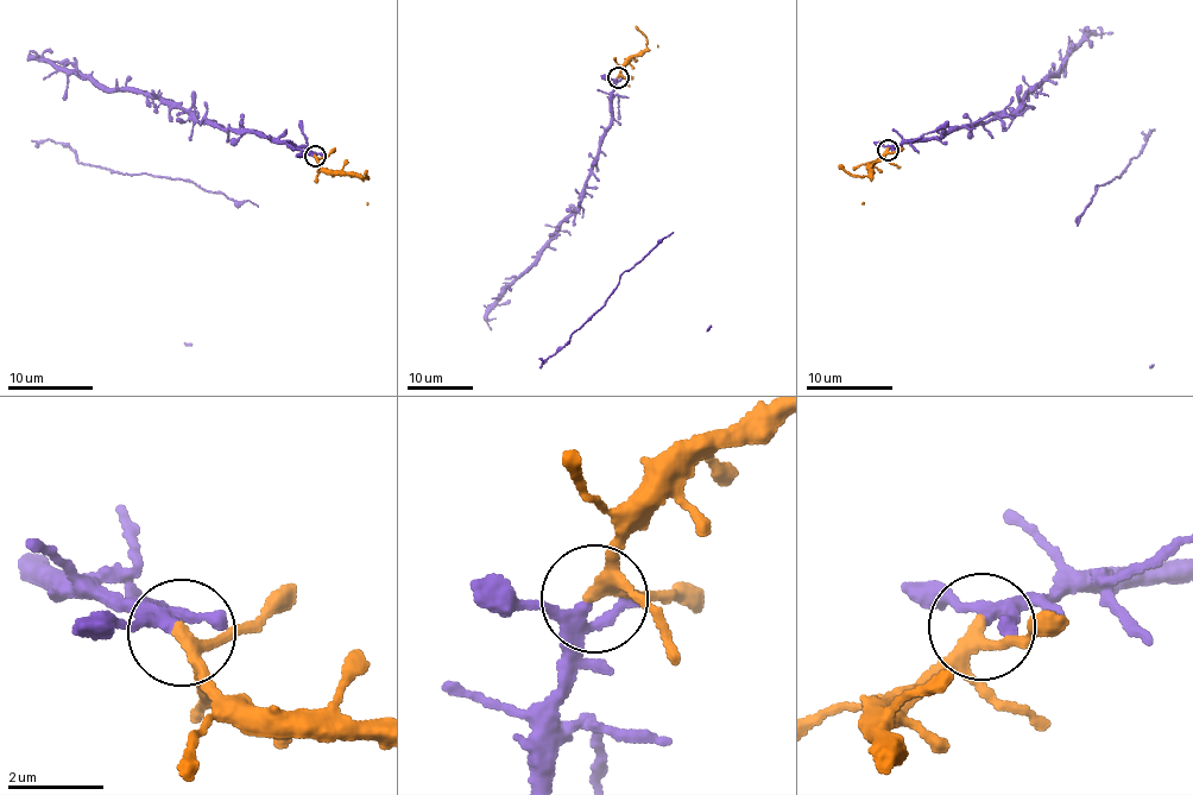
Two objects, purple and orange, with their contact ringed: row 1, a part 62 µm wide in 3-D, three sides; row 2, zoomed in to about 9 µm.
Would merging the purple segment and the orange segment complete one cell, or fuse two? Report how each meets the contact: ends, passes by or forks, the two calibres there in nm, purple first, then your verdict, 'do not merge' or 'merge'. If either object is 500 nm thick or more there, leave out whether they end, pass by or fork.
purple forks; orange forks; calibres 200 and 200 nm; merge

